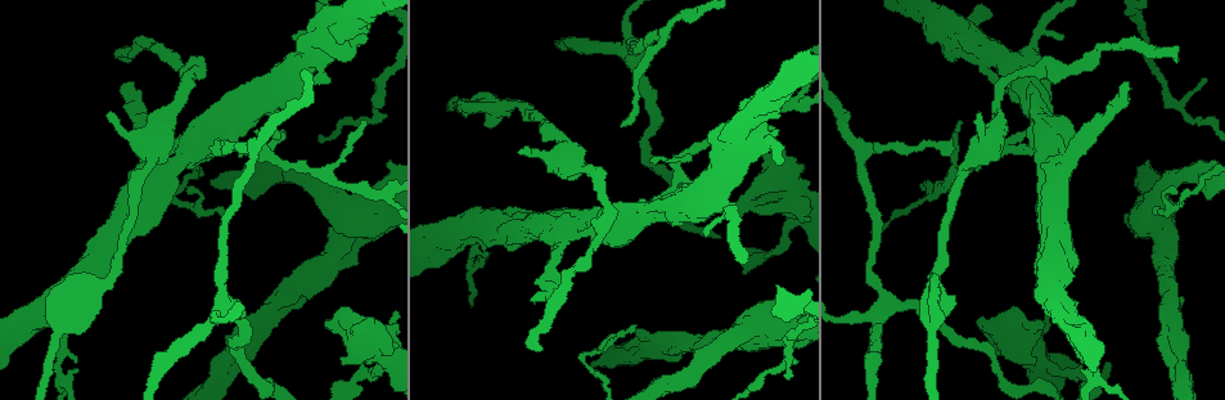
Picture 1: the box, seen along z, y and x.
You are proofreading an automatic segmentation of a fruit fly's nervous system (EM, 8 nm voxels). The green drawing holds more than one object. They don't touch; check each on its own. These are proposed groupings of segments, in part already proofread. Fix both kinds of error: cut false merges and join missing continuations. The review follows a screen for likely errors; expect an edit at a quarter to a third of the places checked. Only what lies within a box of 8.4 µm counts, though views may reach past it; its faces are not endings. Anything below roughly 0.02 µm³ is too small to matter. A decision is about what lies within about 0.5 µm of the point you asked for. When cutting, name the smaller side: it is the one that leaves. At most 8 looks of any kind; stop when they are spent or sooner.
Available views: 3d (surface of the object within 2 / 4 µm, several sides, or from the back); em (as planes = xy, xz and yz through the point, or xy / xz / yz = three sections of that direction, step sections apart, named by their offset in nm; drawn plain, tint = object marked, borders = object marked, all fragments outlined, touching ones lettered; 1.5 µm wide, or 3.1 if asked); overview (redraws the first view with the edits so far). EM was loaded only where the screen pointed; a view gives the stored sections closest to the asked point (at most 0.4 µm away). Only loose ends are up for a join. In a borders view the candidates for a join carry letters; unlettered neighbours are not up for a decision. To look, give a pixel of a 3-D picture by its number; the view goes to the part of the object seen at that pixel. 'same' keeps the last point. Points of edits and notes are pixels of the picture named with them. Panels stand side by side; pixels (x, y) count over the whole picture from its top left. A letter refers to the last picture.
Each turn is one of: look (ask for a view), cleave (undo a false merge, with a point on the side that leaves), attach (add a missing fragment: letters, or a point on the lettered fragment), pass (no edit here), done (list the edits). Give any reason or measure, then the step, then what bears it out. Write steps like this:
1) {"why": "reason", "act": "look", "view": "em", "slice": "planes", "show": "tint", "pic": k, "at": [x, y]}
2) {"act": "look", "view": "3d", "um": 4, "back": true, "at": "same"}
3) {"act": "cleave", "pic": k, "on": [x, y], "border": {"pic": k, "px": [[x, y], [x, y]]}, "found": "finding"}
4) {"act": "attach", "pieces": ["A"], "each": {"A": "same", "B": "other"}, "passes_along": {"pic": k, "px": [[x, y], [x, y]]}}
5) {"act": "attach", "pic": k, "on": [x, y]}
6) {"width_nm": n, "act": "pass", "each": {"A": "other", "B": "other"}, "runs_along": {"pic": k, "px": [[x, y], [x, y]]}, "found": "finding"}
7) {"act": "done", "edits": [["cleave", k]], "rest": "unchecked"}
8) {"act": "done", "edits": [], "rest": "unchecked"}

{"act": "look", "view": "em", "slice": "xz", "step": 8, "show": "borders", "pic": 1, "at": [355, 381]}

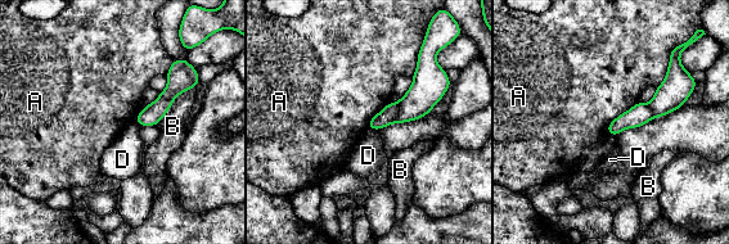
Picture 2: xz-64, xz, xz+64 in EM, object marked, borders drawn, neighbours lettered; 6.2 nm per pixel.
{"act": "look", "view": "em", "slice": "yz", "step": 4, "show": "borders", "at": "same"}

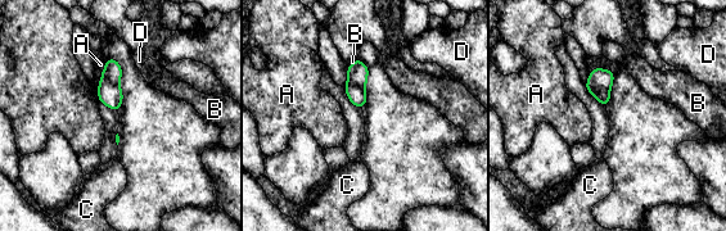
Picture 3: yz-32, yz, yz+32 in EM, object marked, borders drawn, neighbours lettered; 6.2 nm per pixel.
{"act": "cleave", "pic": 3, "on": [357, 95], "each": {"A": "other", "B": "other", "C": "other", "D": "other"}, "border": {"pic": 3, "px": [[346, 85], [364, 87]]}, "found": "a second neuron is stuck on"}

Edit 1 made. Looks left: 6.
{"why": "branch stops here", "act": "look", "view": "3d", "um": 2, "pic": 1, "at": [978, 320]}

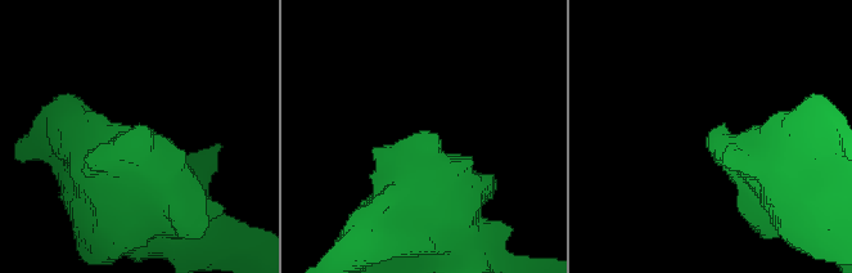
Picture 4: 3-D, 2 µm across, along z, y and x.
{"why": "need the tissue", "act": "look", "view": "em", "slice": "planes", "show": "plain", "pic": 4, "at": [422, 135]}

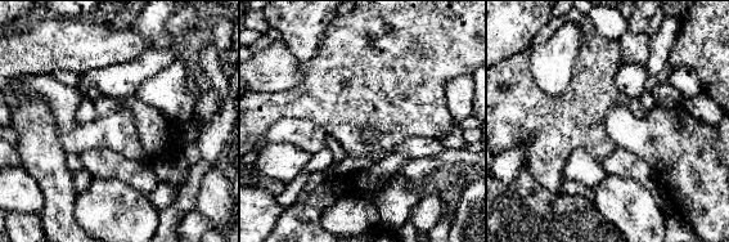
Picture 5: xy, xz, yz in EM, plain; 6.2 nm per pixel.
{"why": "what lies round it", "act": "look", "view": "em", "slice": "planes", "show": "borders", "at": "same"}

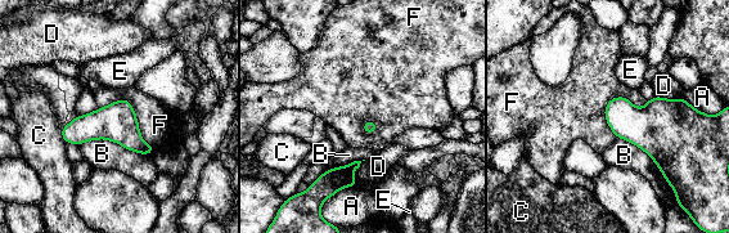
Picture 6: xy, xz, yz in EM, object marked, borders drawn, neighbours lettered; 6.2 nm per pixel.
{"act": "pass", "each": {"A": "other", "B": "other", "C": "other", "D": "other", "E": "other", "F": "other"}, "border": {"pic": 6, "px": [[99, 107], [126, 99], [151, 155]]}, "found": "no lettered fragment goes on from it"}

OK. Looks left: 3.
{"why": "branch stops here", "act": "look", "view": "3d", "um": 4, "pic": 1, "at": [651, 159]}

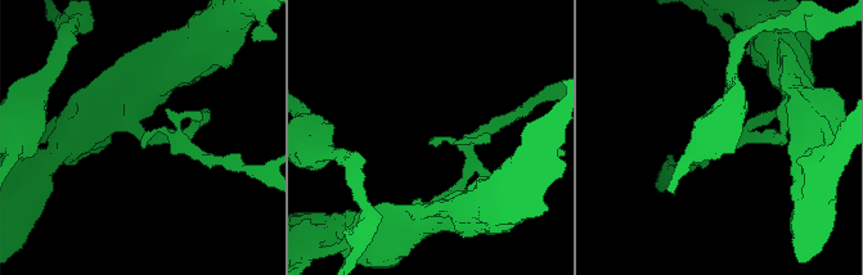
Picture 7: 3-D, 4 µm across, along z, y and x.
{"why": "shape alone is not enough", "act": "look", "view": "em", "slice": "xy", "step": 8, "show": "borders", "pic": 7, "at": [143, 148]}

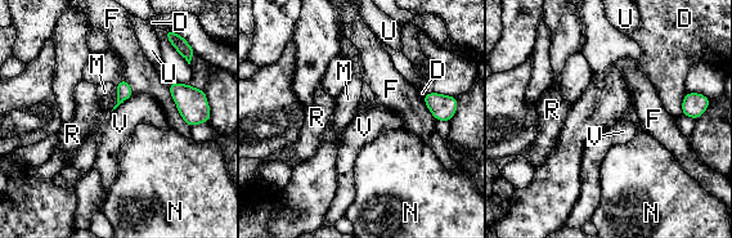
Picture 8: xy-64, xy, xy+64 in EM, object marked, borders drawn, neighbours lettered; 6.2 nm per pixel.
{"longest_contact_nm": ["F", 320], "act": "pass", "each": {"D": "other", "F": "other", "M": "other", "N": "other", "R": "other", "U": "other", "V": "other"}, "border": {"pic": 8, "px": [[133, 94], [112, 111]]}, "found": "no lettered fragment goes on from it"}

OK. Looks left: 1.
{"act": "done", "edits": [["cleave", 3]], "rest": "unchecked"}

